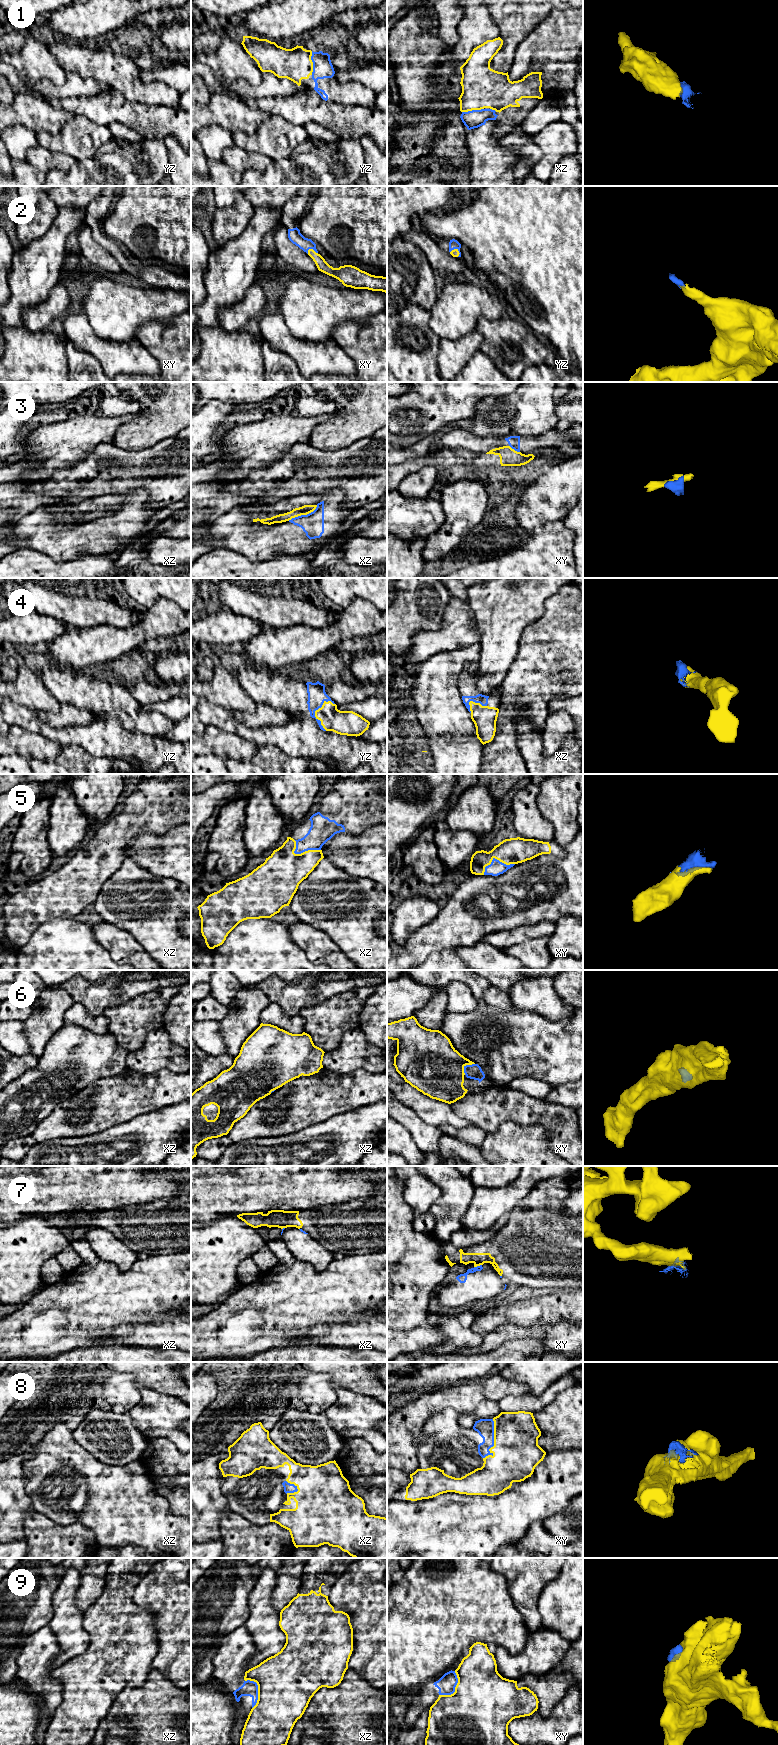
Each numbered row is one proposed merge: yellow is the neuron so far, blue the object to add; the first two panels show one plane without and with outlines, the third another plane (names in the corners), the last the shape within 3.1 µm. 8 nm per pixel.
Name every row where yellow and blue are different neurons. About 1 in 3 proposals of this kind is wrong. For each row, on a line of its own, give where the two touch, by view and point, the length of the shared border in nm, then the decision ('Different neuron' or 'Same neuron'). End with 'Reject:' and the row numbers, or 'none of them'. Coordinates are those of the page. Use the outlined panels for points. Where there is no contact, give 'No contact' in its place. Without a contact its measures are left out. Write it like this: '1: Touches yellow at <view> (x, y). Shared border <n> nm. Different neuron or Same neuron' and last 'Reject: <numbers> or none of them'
1: Touches yellow at yz (312, 63). Shared border 190 nm. Same neuron
2: Touches yellow at xy (312, 249). Shared border 90 nm. Same neuron
3: Touches yellow at xz (303, 514). Shared border 260 nm. Different neuron
4: Touches yellow at yz (315, 713). Shared border 260 nm. Same neuron
5: Touches yellow at xy (495, 858). Shared border 280 nm. Same neuron
6: Touches yellow at xy (465, 1065). Shared border 130 nm. Same neuron
7: Touches yellow at xy (477, 1265). Shared border 70 nm. Different neuron
8: Touches yellow at xy (494, 1440). Shared border 340 nm. Same neuron
9: Touches yellow at xz (258, 1691). Shared border 240 nm. Different neuron
Reject: 3, 7, 9

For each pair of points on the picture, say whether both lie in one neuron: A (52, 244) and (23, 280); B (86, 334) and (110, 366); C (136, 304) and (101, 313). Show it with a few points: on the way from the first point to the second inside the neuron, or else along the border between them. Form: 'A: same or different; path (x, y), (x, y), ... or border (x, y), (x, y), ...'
A: same; path (47, 253), (32, 271)
B: same; path (92, 342), (108, 358)
C: same; path (127, 308), (110, 311)

